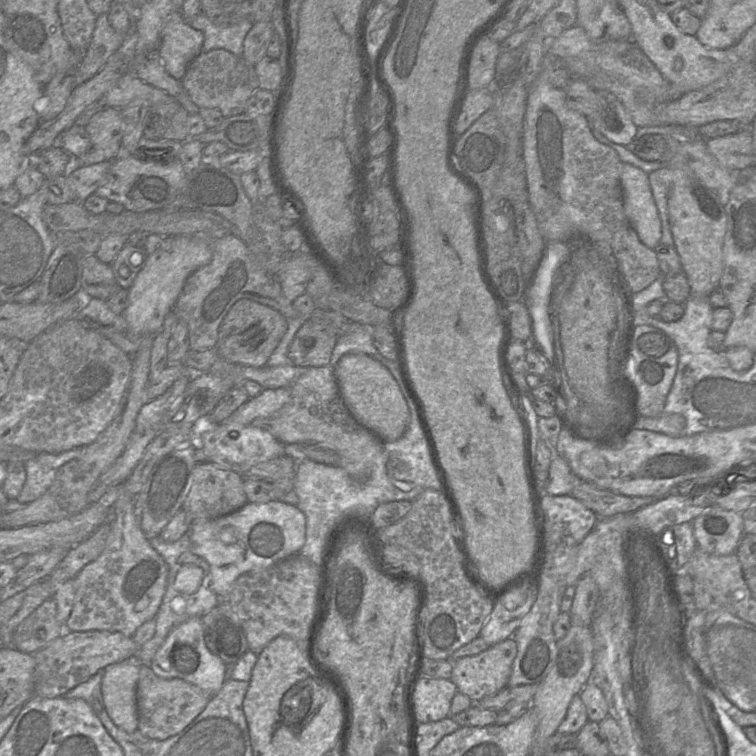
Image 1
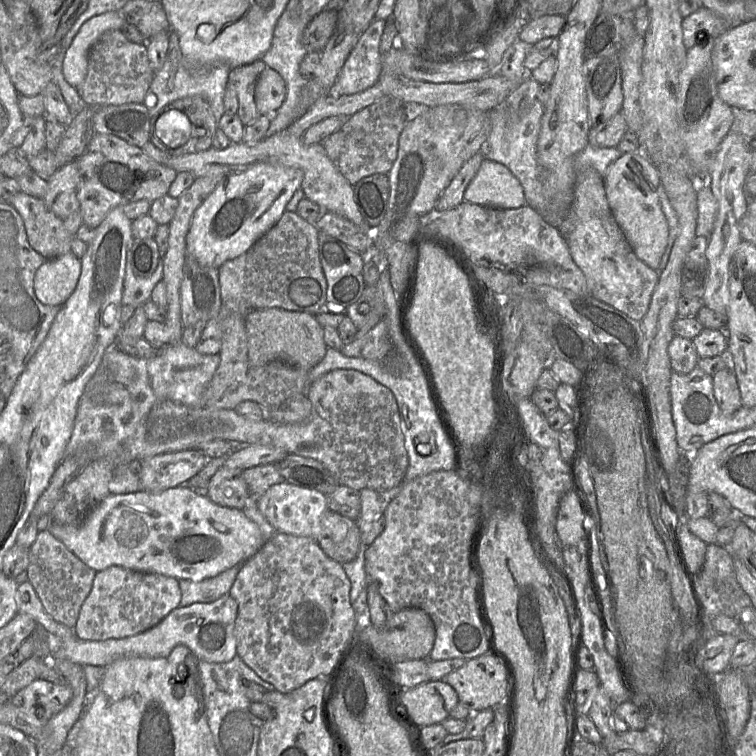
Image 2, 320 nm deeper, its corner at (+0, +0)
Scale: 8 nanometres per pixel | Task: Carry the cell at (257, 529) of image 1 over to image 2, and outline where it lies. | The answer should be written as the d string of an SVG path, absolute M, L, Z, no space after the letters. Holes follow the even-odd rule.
M186 485L156 493L141 490L129 494L109 494L82 522L58 524L50 520L47 530L96 572L121 566L194 582L215 577L235 565L243 564L267 541L258 525L248 519L242 510L219 506L203 492L194 491Z

